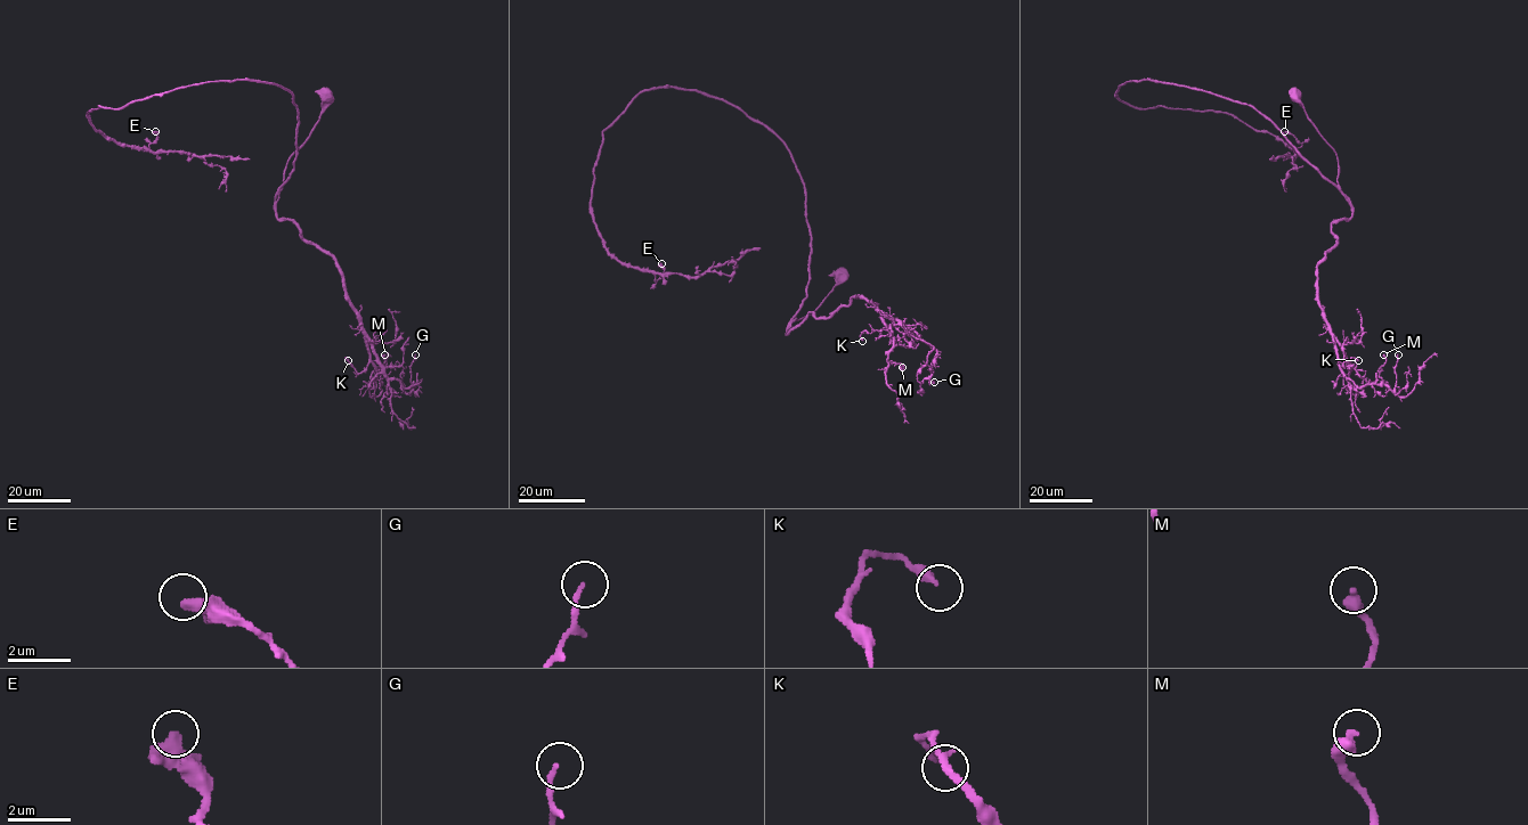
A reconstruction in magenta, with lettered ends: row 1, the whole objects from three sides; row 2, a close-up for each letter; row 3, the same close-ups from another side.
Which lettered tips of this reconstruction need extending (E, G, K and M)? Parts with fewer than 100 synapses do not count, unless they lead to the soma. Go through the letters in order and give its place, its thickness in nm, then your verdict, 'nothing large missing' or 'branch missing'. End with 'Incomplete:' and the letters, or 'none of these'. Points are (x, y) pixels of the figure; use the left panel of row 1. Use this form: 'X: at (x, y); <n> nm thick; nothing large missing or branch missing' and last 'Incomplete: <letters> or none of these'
E: at (155, 131); 340 nm thick; nothing large missing
G: at (415, 354); 140 nm thick; nothing large missing
K: at (348, 360); 320 nm thick; nothing large missing
M: at (384, 354); 400 nm thick; nothing large missing
Incomplete: none of these

